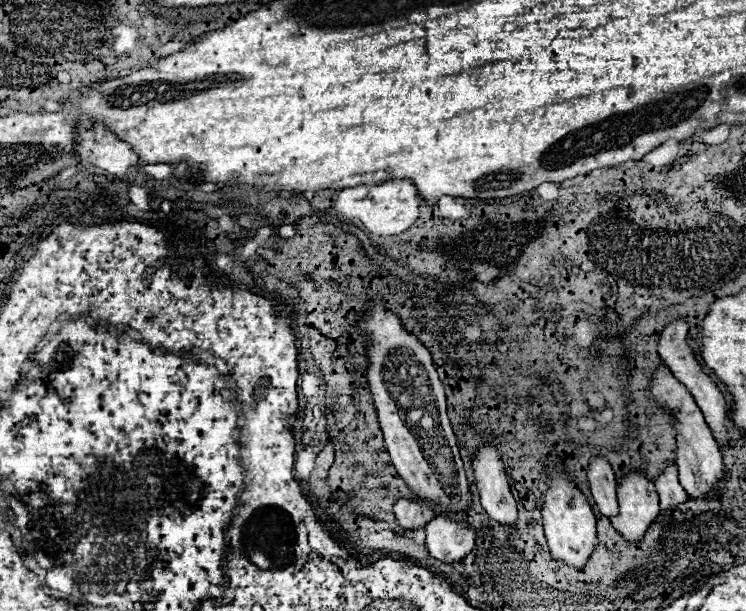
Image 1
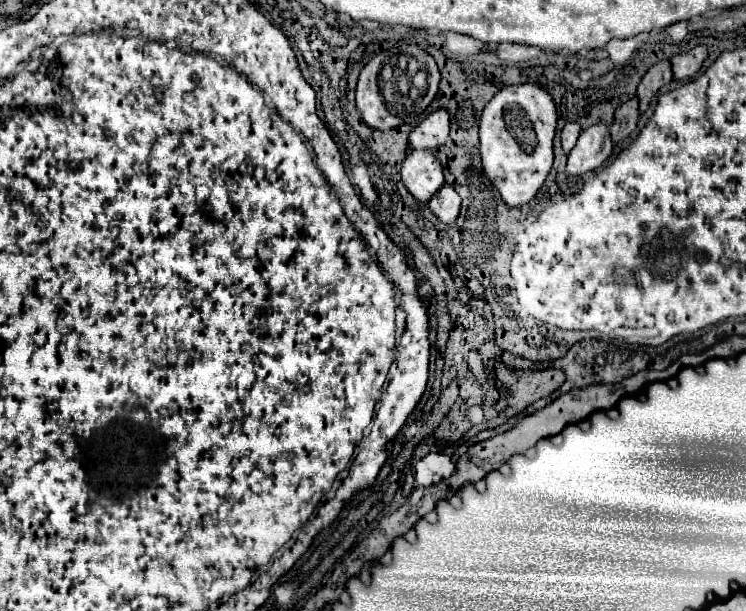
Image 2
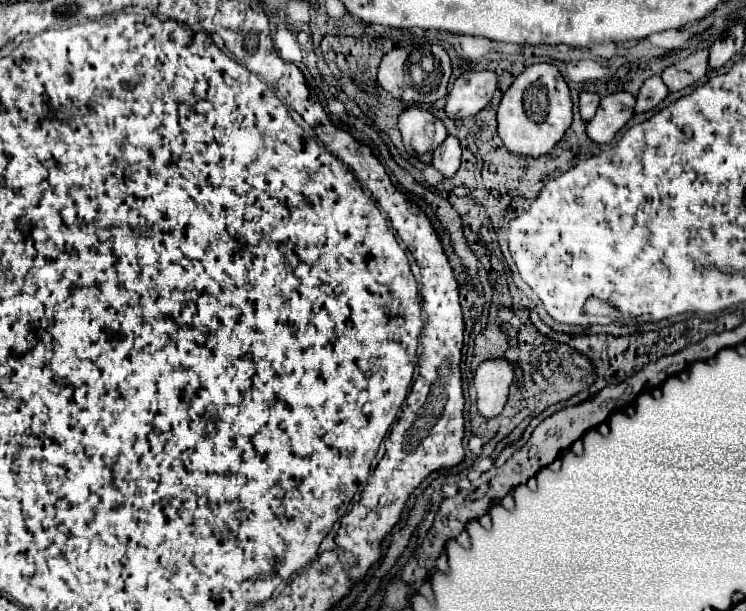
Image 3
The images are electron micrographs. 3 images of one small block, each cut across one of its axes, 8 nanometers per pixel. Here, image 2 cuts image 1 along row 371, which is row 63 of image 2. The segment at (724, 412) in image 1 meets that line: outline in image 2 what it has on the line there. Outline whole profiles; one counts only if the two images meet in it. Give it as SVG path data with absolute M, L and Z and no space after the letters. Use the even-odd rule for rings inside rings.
M702 44L696 46L696 48L692 48L686 54L672 56L670 62L672 62L674 80L682 80L682 78L694 76L700 70L700 66L702 66L704 60L706 60L706 46L702 46Z

